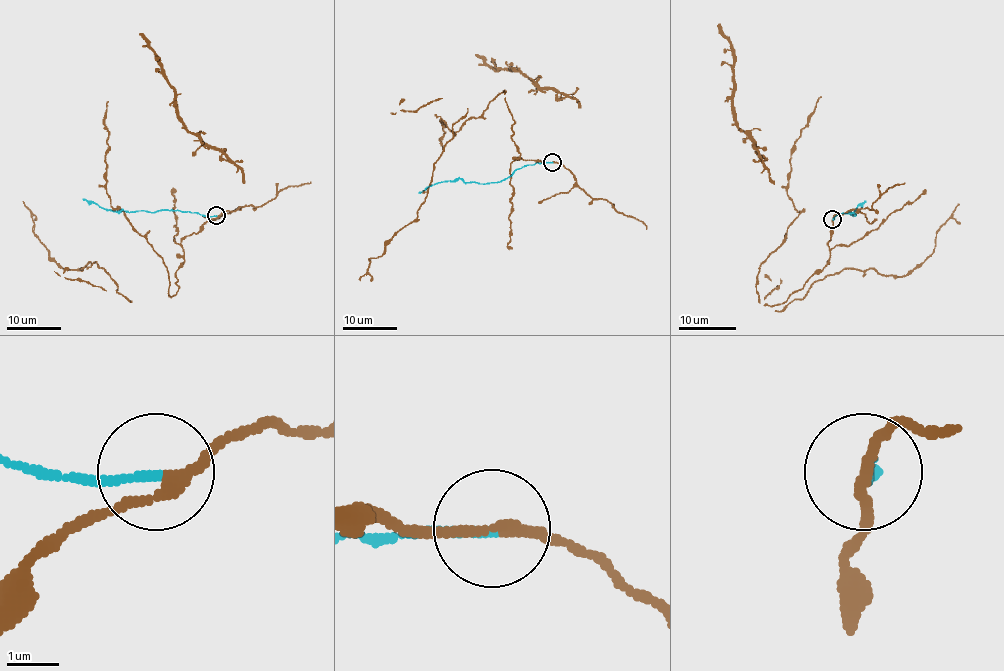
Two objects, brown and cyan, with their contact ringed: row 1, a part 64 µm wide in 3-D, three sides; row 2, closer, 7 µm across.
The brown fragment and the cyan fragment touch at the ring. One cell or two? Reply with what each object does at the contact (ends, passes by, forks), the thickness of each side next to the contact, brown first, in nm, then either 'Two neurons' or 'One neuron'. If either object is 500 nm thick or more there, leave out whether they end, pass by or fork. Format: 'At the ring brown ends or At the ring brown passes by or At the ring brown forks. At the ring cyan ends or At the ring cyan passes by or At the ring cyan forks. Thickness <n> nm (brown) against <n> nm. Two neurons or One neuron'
At the ring brown passes by. At the ring cyan ends. Thickness 190 nm (brown) against 180 nm. Two neurons

